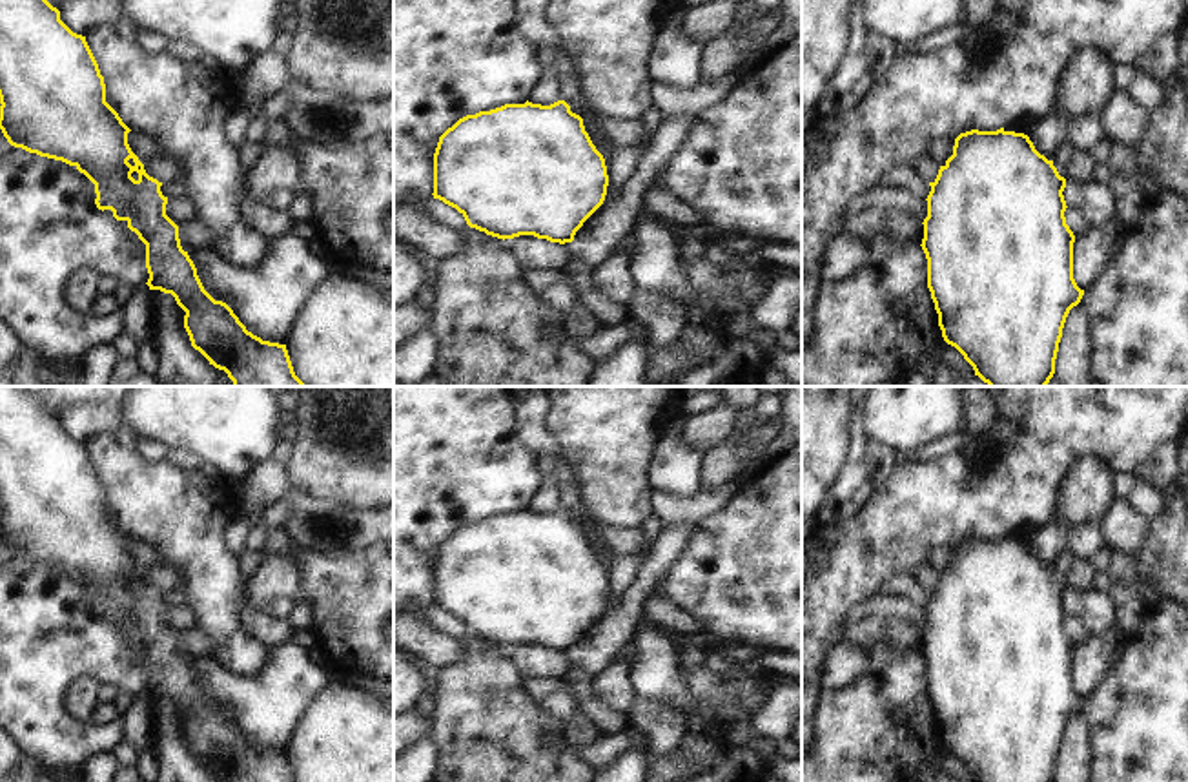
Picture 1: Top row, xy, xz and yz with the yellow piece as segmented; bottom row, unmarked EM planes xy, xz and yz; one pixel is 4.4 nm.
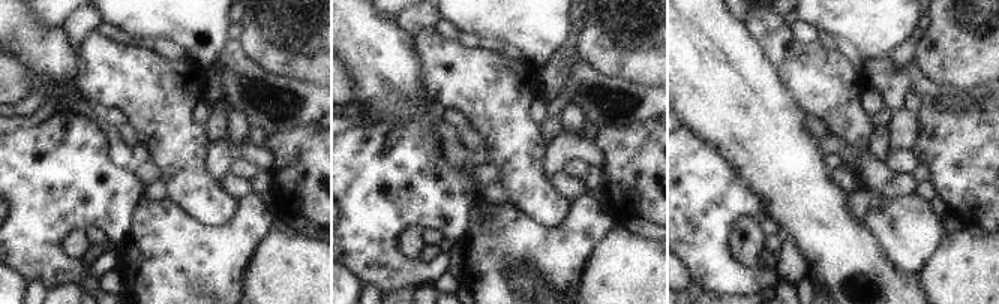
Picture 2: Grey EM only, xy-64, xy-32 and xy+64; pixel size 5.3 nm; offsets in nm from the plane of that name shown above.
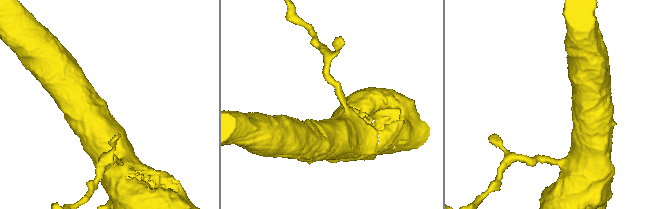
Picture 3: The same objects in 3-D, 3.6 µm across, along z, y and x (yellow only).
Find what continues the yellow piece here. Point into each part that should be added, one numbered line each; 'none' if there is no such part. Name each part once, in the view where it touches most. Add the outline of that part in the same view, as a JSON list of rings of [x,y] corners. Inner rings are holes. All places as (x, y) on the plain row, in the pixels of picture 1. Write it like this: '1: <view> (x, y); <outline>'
none

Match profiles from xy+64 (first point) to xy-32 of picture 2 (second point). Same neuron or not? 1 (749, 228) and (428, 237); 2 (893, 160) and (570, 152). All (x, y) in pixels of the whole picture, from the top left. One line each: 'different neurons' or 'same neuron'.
1: different neurons
2: different neurons

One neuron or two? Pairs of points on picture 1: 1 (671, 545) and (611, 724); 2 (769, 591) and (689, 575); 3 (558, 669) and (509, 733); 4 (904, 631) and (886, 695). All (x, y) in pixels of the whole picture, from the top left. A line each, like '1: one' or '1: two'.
1: one
2: one
3: two
4: two

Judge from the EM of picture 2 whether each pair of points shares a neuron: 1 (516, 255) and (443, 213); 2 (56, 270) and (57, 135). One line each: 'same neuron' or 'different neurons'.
1: different neurons
2: same neuron

